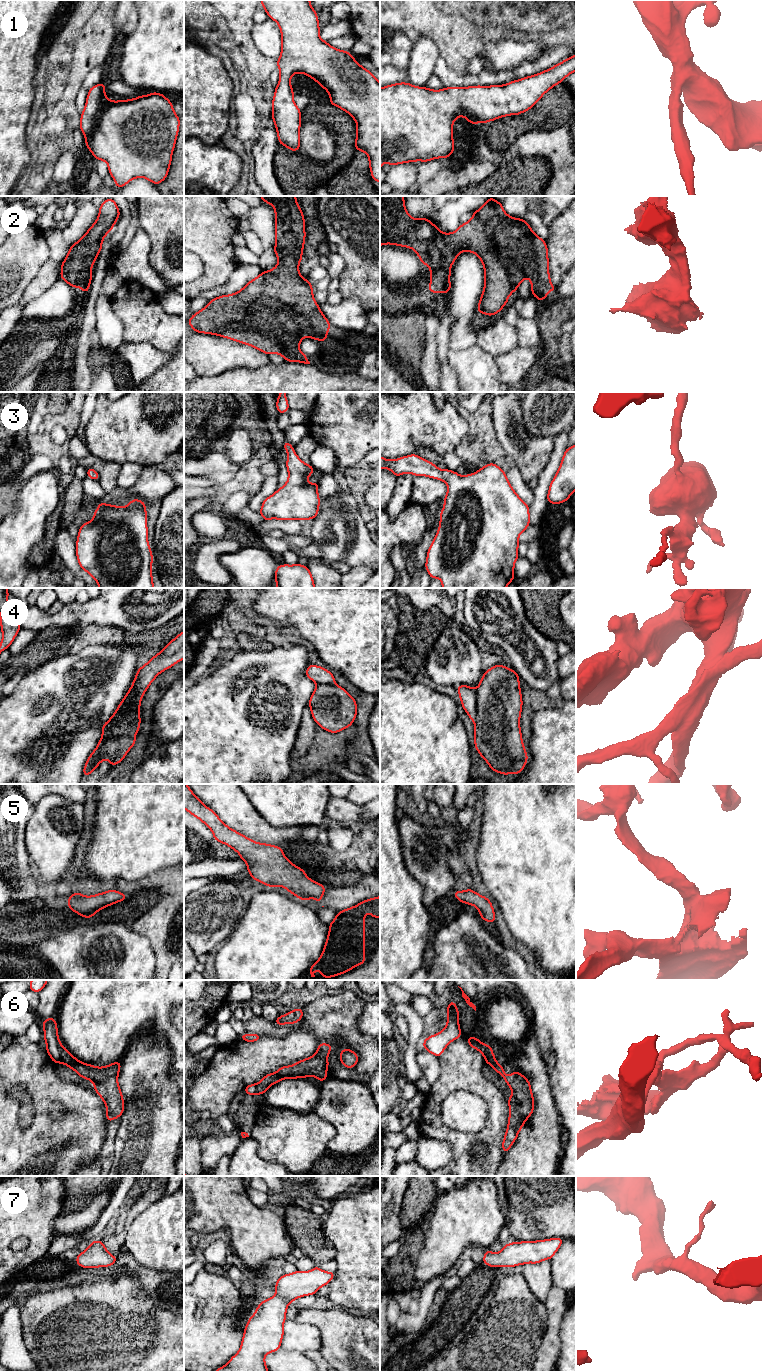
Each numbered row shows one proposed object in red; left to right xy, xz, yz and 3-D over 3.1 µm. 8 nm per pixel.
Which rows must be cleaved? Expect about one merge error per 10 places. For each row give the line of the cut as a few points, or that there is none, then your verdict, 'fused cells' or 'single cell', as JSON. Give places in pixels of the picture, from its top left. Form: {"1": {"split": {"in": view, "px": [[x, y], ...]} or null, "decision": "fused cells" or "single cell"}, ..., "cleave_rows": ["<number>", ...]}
{"1": {"split": null, "decision": "single cell"}, "2": {"split": null, "decision": "single cell"}, "3": {"split": null, "decision": "single cell"}, "4": {"split": {"in": "xy", "px": [[122, 700], [126, 707], [115, 715], [110, 731], [93, 752]]}, "decision": "fused cells"}, "5": {"split": null, "decision": "single cell"}, "6": {"split": {"in": "xy", "px": [[62, 1046], [59, 1062]]}, "decision": "fused cells"}, "7": {"split": null, "decision": "single cell"}, "cleave_rows": ["4", "6"]}

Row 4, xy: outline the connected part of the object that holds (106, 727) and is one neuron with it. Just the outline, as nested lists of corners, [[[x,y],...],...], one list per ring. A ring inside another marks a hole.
[[[123,701],[120,702],[120,704],[118,705],[115,713],[111,716],[111,718],[102,725],[102,737],[101,739],[99,740],[98,744],[97,744],[97,747],[102,743],[103,739],[108,735],[108,733],[110,732],[111,728],[112,728],[112,721],[115,717],[115,715],[118,713],[118,712],[121,712],[122,710],[125,710],[127,708],[127,705],[123,703]],[[96,747],[96,748],[97,748]],[[95,748],[95,750],[96,750]],[[95,750],[93,752],[95,752]]]

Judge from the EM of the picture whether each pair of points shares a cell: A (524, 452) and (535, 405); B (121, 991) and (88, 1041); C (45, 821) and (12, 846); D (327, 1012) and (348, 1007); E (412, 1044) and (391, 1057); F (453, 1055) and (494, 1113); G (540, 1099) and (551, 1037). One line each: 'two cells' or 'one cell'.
A: two cells
B: one cell
C: two cells
D: one cell
E: two cells
F: one cell
G: two cells

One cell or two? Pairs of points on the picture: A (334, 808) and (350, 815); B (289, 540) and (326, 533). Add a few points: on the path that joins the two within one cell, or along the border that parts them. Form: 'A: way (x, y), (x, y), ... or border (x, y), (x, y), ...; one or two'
A: way (338, 809), (346, 812); one
B: border (309, 536), (312, 541); two

